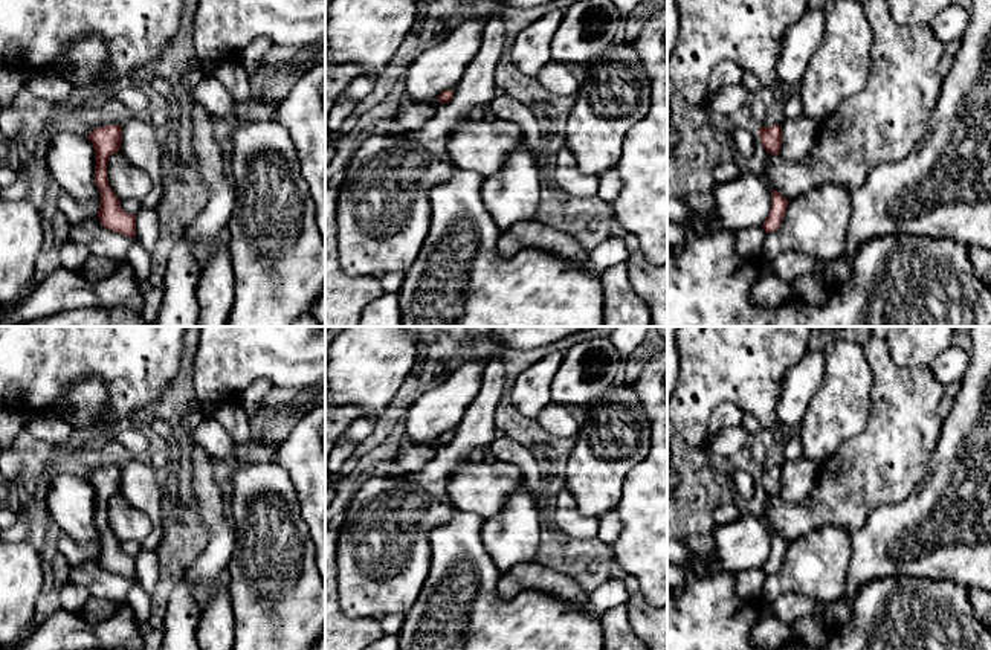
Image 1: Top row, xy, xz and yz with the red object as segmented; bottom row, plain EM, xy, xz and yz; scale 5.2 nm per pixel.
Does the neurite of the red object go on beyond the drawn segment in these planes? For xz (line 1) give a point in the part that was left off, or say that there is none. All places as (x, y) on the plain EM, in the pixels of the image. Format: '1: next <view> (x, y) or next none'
1: next none

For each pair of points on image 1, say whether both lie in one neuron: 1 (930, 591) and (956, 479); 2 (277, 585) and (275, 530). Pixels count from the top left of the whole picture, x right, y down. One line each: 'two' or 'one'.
1: two
2: one

